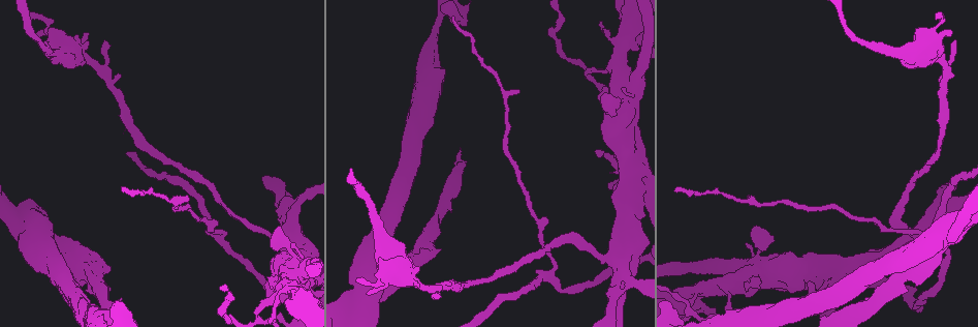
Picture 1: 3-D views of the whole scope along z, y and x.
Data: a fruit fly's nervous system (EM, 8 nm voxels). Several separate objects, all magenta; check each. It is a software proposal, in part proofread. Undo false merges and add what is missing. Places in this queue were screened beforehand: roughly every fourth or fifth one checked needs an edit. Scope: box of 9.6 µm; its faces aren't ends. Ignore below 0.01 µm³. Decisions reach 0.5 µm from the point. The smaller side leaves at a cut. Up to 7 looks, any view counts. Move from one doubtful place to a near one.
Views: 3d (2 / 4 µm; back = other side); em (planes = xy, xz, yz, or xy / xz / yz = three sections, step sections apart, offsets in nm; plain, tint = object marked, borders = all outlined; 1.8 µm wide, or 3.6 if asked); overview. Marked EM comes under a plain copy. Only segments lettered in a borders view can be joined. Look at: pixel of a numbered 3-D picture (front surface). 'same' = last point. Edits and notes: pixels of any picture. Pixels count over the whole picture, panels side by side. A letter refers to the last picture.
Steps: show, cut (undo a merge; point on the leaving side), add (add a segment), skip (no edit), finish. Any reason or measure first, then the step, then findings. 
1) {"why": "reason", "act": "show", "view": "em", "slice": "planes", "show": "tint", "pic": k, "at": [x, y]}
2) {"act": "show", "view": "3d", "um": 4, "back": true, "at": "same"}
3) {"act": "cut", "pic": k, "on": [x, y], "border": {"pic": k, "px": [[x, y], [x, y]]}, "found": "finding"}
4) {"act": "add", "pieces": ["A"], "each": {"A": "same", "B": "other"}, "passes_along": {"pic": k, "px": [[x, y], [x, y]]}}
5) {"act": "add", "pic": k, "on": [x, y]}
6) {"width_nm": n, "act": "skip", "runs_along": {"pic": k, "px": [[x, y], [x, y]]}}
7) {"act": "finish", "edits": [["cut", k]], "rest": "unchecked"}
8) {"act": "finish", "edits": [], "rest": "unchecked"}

{"why": "touches itself", "act": "show", "view": "3d", "um": 4, "pic": 1, "at": [374, 282]}

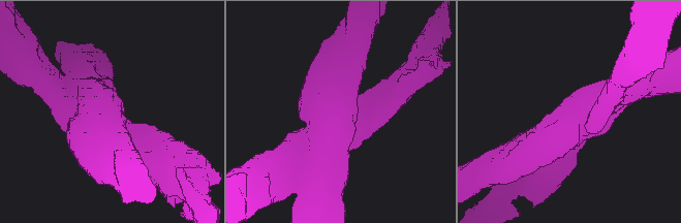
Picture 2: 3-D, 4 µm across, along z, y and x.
{"act": "show", "view": "em", "slice": "xz", "step": 16, "show": "borders", "pic": 2, "at": [345, 118]}

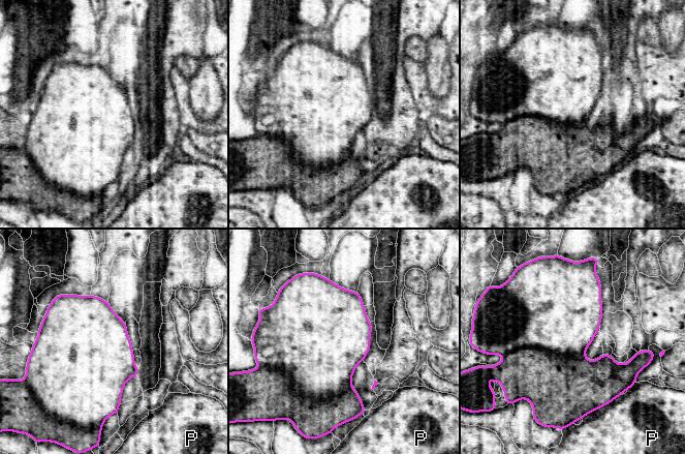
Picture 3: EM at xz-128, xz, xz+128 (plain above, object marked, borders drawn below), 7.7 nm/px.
{"longest_contact_nm": ["P", 320], "act": "cut", "pic": 3, "on": [312, 419], "each": {"P": "other"}, "border": {"pic": 3, "px": [[277, 368], [310, 399], [350, 383]]}, "found": "a second neuron is stuck on"}

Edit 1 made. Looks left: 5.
{"act": "show", "view": "overview"}

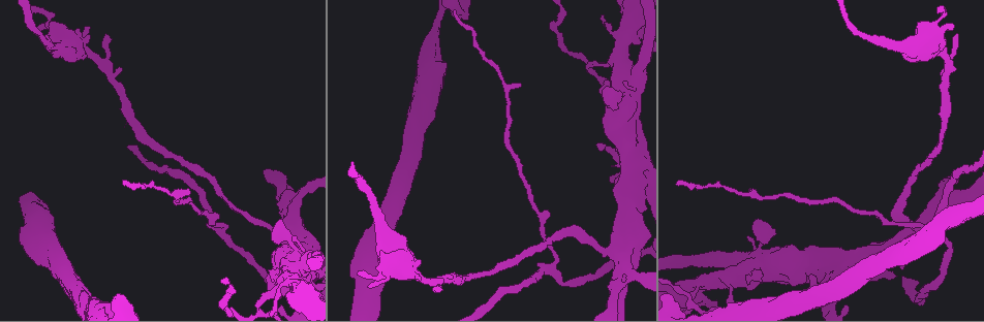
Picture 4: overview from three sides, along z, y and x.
{"why": "branch stops here", "act": "show", "view": "3d", "um": 4, "pic": 4, "at": [370, 286]}

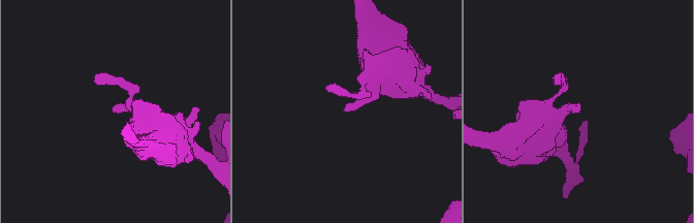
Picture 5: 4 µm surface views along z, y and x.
{"act": "show", "view": "em", "slice": "xz", "step": 16, "show": "borders", "pic": 5, "at": [345, 109]}

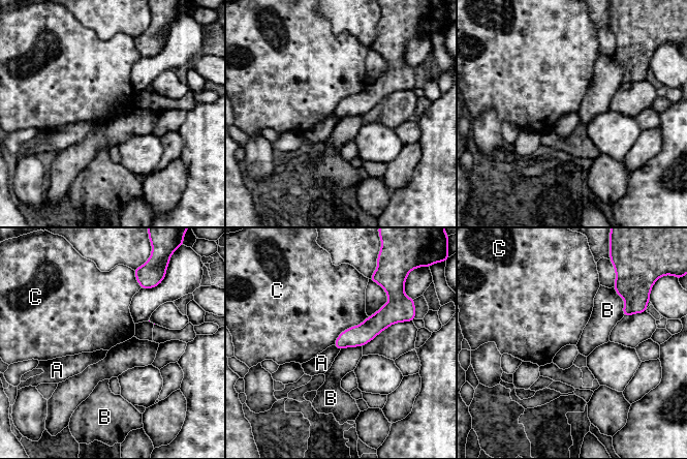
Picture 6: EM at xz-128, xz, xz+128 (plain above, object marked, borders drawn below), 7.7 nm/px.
{"act": "show", "view": "em", "slice": "planes", "show": "borders", "at": "same"}

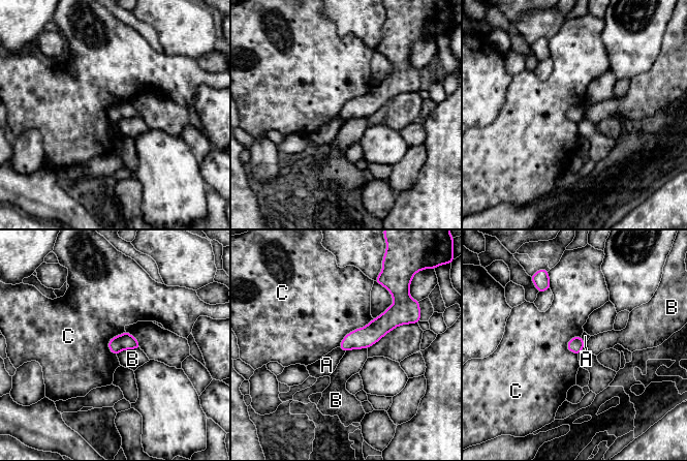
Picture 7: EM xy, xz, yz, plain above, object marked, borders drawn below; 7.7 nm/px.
{"act": "skip", "each": {"A": "other", "B": "other", "C": "other"}, "found": "no lettered segment goes on from it"}

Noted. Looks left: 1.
{"act": "show", "view": "em", "um": 3.6, "slice": "planes", "show": "borders", "pic": 4, "at": [304, 264]}

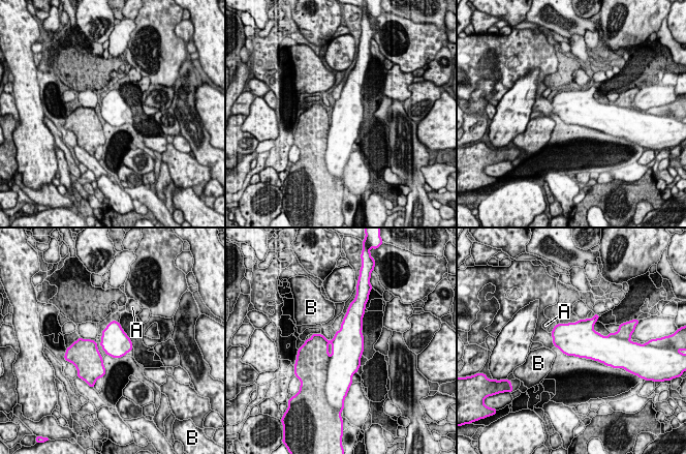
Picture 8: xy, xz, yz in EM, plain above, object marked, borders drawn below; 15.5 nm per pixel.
{"act": "cut", "pic": 8, "on": [342, 365], "each": {"A": "other", "B": "other"}, "border": {"pic": 8, "px": [[330, 358], [325, 375]]}, "found": "a second neuron is stuck on"}

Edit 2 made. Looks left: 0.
{"act": "finish", "edits": [["cut", 3], ["cut", 8]], "rest": "unchecked"}

